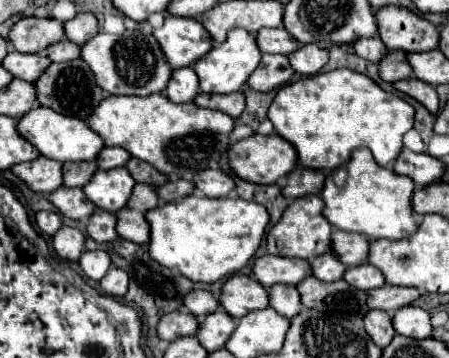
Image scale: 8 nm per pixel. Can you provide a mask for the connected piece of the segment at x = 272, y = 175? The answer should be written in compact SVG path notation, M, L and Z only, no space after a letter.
M253 134L229 146L229 166L245 182L277 184L277 180L281 180L297 166L297 154L295 154L295 148L287 140L279 138L277 134L271 134L271 136Z

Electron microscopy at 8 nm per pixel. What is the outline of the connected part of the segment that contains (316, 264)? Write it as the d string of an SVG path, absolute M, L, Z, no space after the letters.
M333 252L321 254L311 262L311 274L321 282L335 282L343 276L343 272L345 266L339 262L339 258L335 258Z

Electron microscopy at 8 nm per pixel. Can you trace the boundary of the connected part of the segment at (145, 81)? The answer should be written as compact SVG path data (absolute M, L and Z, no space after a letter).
M127 30L121 36L97 34L81 46L81 58L95 74L95 84L107 94L149 96L155 92L163 92L163 86L167 86L167 78L171 78L171 68L167 66L167 62L163 62L159 44L151 34L143 34L141 30Z

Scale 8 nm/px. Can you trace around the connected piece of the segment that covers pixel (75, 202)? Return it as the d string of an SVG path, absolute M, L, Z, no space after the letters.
M61 186L55 192L51 192L47 196L47 200L51 200L51 204L57 208L59 214L63 214L71 220L85 220L85 218L89 218L91 212L95 212L95 206L91 206L91 202L87 202L87 198L83 198L81 188Z

